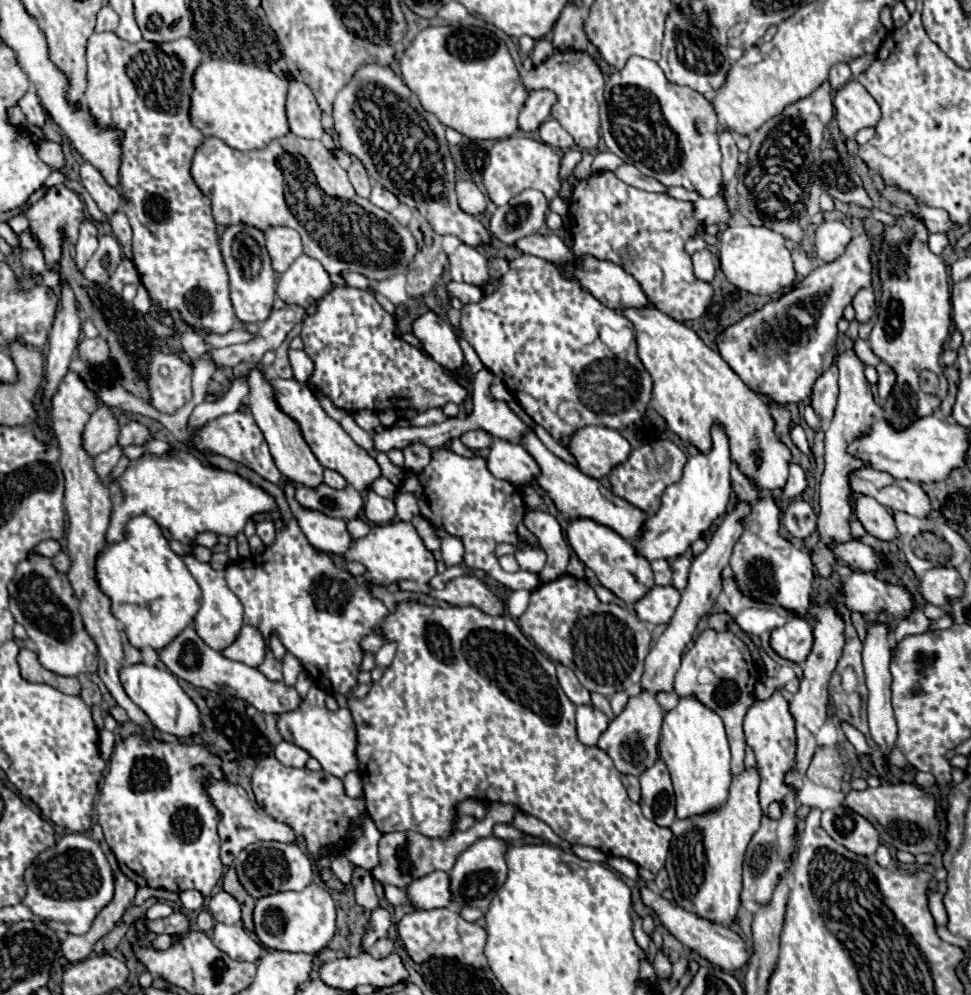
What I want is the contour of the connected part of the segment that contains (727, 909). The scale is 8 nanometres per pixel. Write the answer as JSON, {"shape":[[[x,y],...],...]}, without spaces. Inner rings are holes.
{"shape":[[[756,768],[744,770],[742,774],[734,776],[732,786],[730,786],[730,796],[726,804],[714,812],[702,814],[702,816],[692,816],[686,820],[676,820],[672,822],[670,830],[674,838],[670,840],[670,850],[666,858],[666,870],[670,878],[670,890],[674,896],[674,902],[684,908],[686,912],[692,912],[700,918],[712,920],[720,926],[732,926],[738,920],[738,908],[740,908],[740,892],[742,892],[742,860],[746,846],[752,838],[752,834],[760,826],[760,804],[758,804],[758,784],[760,776]]]}

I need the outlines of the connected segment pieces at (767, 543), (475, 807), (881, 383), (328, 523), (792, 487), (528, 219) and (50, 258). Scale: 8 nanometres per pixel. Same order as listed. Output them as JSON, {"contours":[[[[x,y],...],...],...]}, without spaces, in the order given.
{"contours":[[[[732,464],[732,490],[738,501],[753,505],[753,510],[742,520],[744,532],[734,544],[734,552],[730,558],[738,590],[754,602],[780,606],[802,616],[810,604],[808,596],[814,580],[810,554],[780,536],[780,508],[774,496],[770,491],[752,488],[752,484],[742,476],[736,464]]],[[[464,800],[462,804],[458,804],[458,812],[468,814],[468,816],[472,816],[476,820],[482,820],[486,808],[484,808],[484,804],[480,800]]],[[[880,362],[880,364],[876,366],[876,372],[878,372],[878,392],[880,392],[880,398],[886,398],[886,396],[890,394],[892,386],[894,386],[896,374],[894,374],[894,370],[892,370],[888,364],[884,364],[884,362]]],[[[292,482],[284,484],[284,494],[290,504],[290,510],[294,518],[298,520],[302,532],[310,540],[310,544],[318,550],[334,552],[334,554],[344,554],[352,542],[346,522],[340,518],[330,518],[324,516],[324,512],[312,512],[310,508],[304,508],[302,504],[296,504],[296,488]]],[[[790,464],[790,476],[788,476],[788,482],[786,482],[784,490],[782,490],[782,498],[800,496],[806,486],[808,486],[808,480],[806,480],[804,468],[798,466],[798,464]]],[[[524,190],[522,194],[514,196],[506,206],[496,208],[494,216],[490,218],[490,234],[508,244],[514,246],[516,240],[536,234],[546,218],[548,212],[548,200],[538,190]]],[[[58,184],[58,186],[52,186],[48,188],[48,192],[44,194],[42,200],[38,200],[30,210],[28,210],[28,220],[30,220],[30,230],[32,234],[36,236],[36,240],[42,244],[42,250],[44,250],[44,258],[46,258],[46,264],[48,268],[56,268],[58,266],[58,260],[62,256],[62,236],[60,236],[60,228],[64,228],[64,232],[72,238],[72,242],[76,242],[79,236],[79,227],[82,220],[82,210],[84,204],[78,200],[76,192]]]]}

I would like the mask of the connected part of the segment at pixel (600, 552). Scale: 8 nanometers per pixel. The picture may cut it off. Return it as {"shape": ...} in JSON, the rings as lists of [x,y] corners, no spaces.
{"shape":[[[576,518],[576,520],[568,522],[566,536],[568,536],[572,550],[578,554],[578,558],[590,570],[594,570],[600,584],[606,586],[608,590],[612,590],[626,604],[636,604],[654,586],[650,562],[646,558],[642,558],[636,552],[636,548],[628,540],[624,540],[620,534],[616,534],[612,528],[602,526],[590,518]]]}

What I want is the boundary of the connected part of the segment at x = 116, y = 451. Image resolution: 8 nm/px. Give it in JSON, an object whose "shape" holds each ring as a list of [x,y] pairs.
{"shape":[[[116,444],[116,446],[112,446],[108,452],[102,452],[100,456],[96,456],[94,458],[94,468],[96,468],[96,472],[106,480],[106,476],[110,474],[110,470],[118,464],[118,460],[122,458],[122,446],[120,444]]]}

